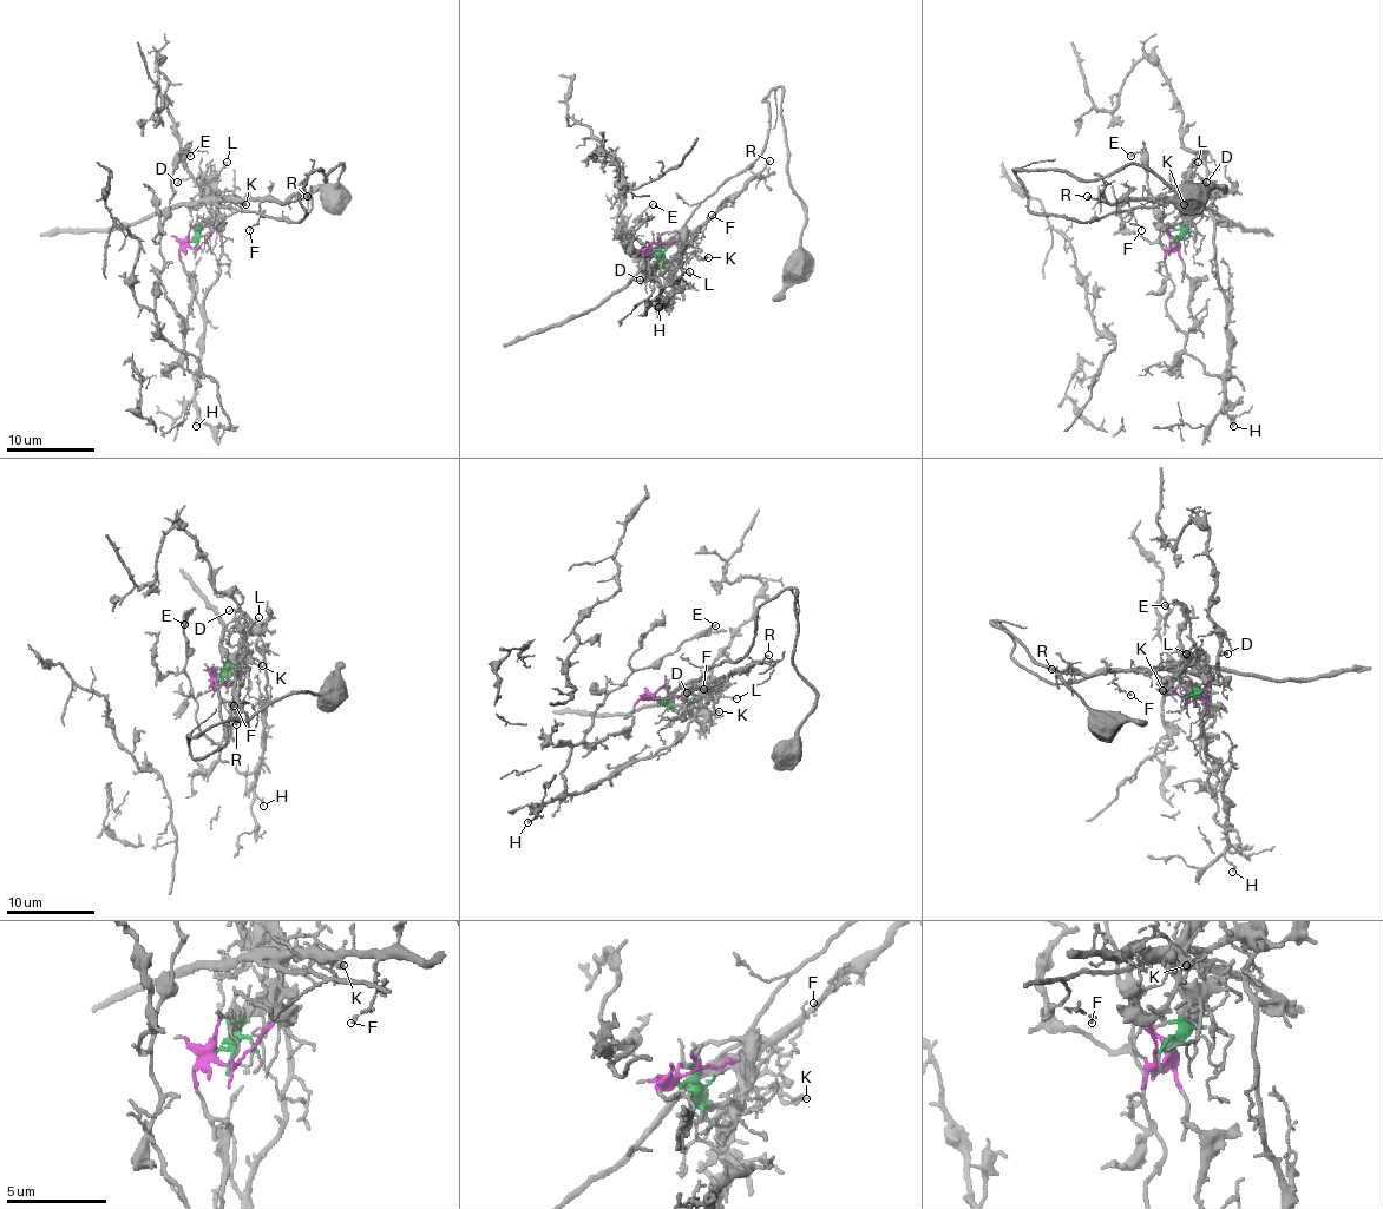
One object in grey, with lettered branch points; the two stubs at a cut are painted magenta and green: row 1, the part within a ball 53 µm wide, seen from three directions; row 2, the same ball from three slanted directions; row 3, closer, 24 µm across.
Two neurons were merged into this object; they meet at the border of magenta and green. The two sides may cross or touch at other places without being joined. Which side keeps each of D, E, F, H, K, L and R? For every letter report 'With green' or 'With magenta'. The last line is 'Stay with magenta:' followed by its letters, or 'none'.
D: With magenta
E: With magenta
F: With green
H: With magenta
K: With green
L: With green
R: With green
Stay with magenta: D, E, H

